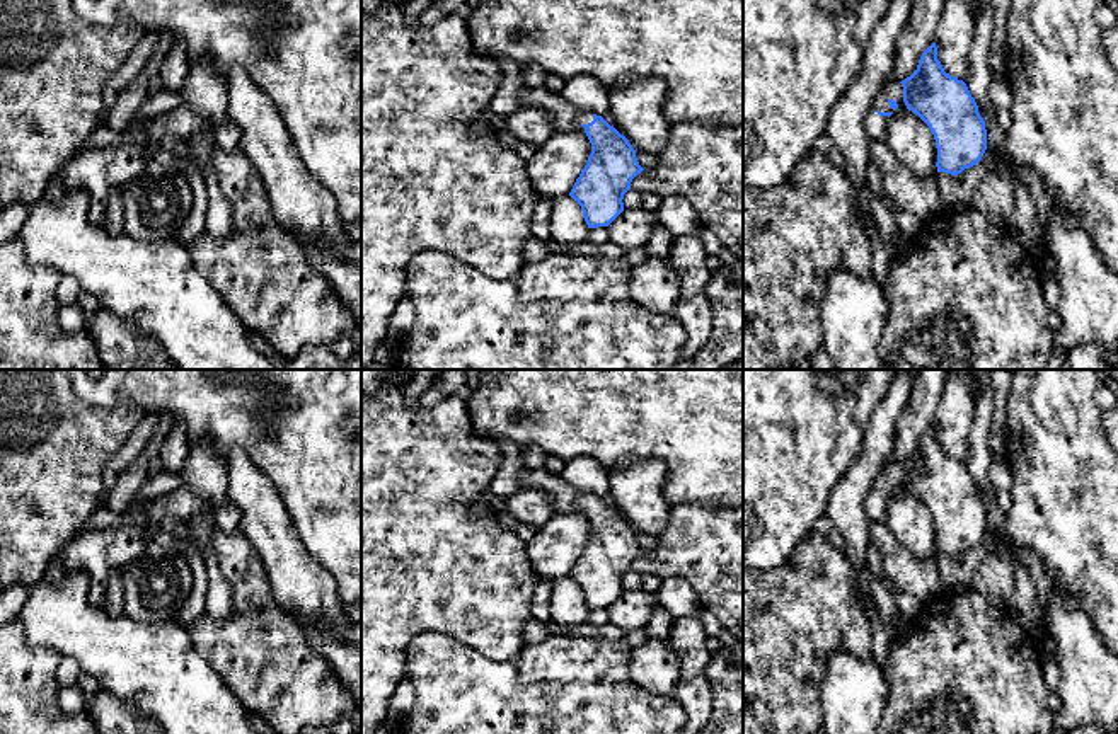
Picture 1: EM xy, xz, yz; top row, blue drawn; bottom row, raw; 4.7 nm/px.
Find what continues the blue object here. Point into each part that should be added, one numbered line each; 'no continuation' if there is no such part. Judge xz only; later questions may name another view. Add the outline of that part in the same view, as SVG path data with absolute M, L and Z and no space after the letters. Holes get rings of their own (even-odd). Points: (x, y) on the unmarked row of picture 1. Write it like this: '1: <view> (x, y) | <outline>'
1: xz (564, 498) | M523 468L518 479L522 487L544 490L549 496L557 514L585 513L583 507L593 502L591 494L576 490L568 482L564 482L561 475L550 475L544 468Z

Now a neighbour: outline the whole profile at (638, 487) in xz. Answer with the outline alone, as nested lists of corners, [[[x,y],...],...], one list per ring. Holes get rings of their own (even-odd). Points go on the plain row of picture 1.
[[[644,458],[608,472],[608,494],[622,516],[641,535],[660,536],[671,504],[663,494],[668,467],[661,458]]]

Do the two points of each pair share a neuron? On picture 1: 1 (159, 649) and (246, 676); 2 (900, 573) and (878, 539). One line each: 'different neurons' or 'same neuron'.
1: different neurons
2: same neuron

